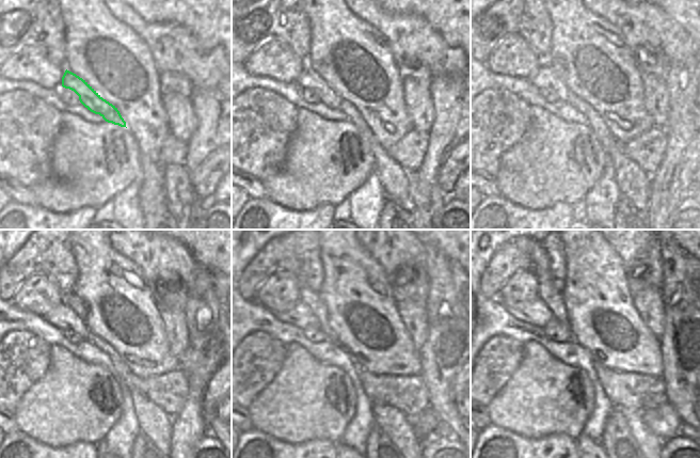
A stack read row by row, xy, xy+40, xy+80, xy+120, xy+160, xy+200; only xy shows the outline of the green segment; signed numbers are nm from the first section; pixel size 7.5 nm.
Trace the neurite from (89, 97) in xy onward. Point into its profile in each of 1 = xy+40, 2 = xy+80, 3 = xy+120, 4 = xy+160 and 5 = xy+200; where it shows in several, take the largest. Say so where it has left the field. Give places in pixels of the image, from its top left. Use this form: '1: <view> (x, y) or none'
1: xy+40 (308, 79)
2: xy+80 (544, 77)
3: xy+120 (63, 317)
4: xy+160 (301, 316)
5: xy+200 (535, 312)

